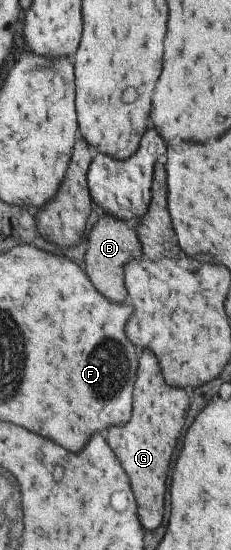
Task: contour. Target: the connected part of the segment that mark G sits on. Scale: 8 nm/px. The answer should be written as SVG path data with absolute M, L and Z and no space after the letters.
M142 351L142 357L138 359L136 379L134 379L132 417L126 425L108 429L106 443L110 445L112 453L116 455L116 461L122 465L130 481L130 487L134 491L134 499L138 505L138 523L146 531L154 531L162 523L166 471L182 431L186 409L188 409L186 393L180 389L168 389L160 377L156 357L148 351Z

